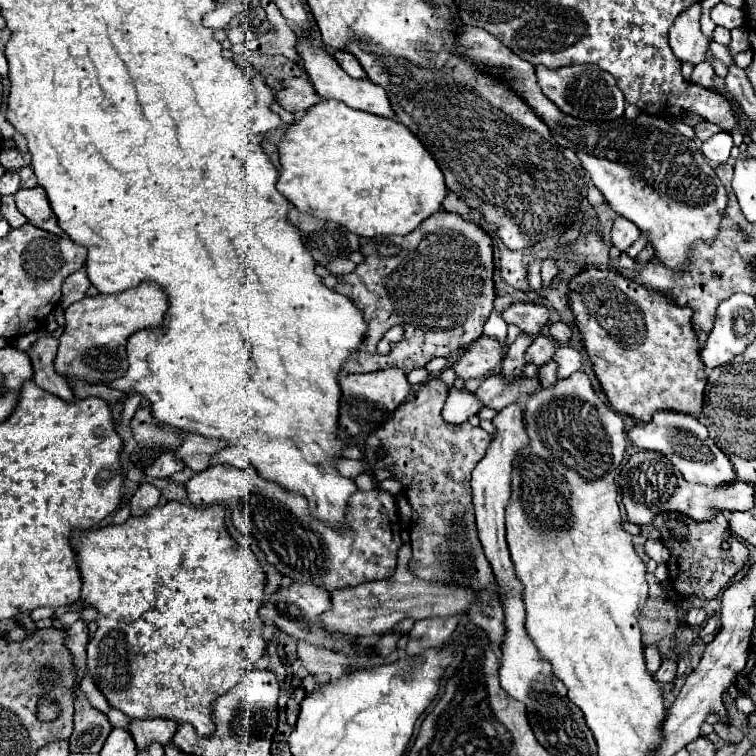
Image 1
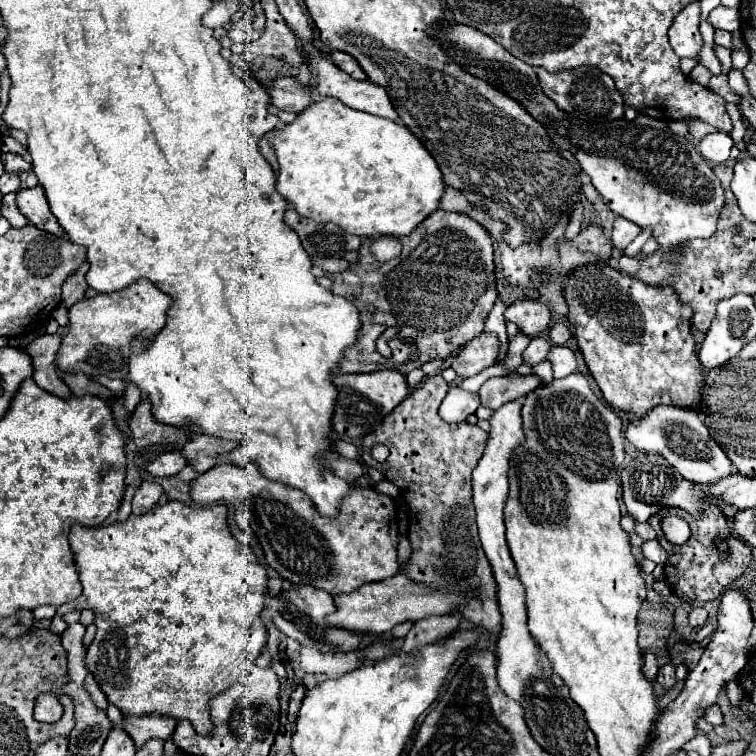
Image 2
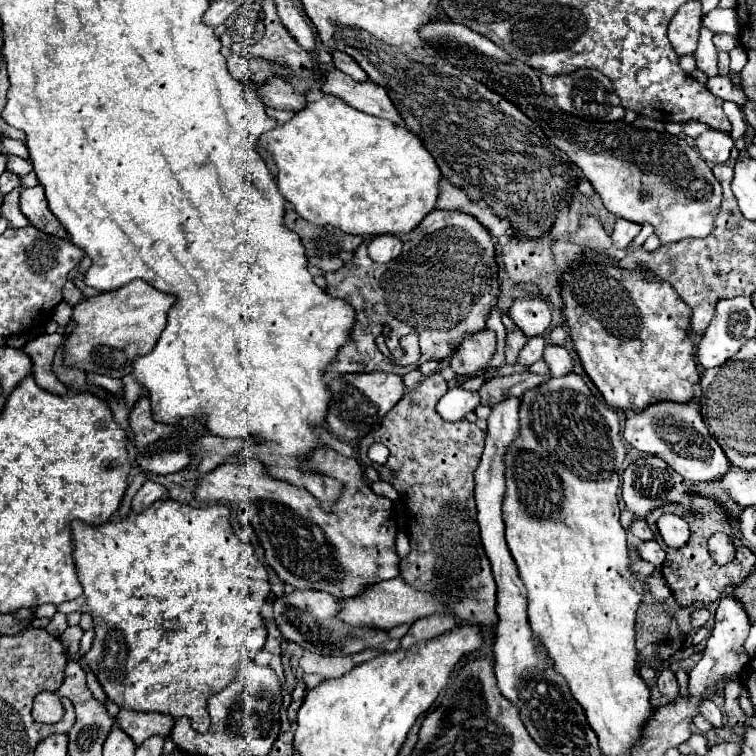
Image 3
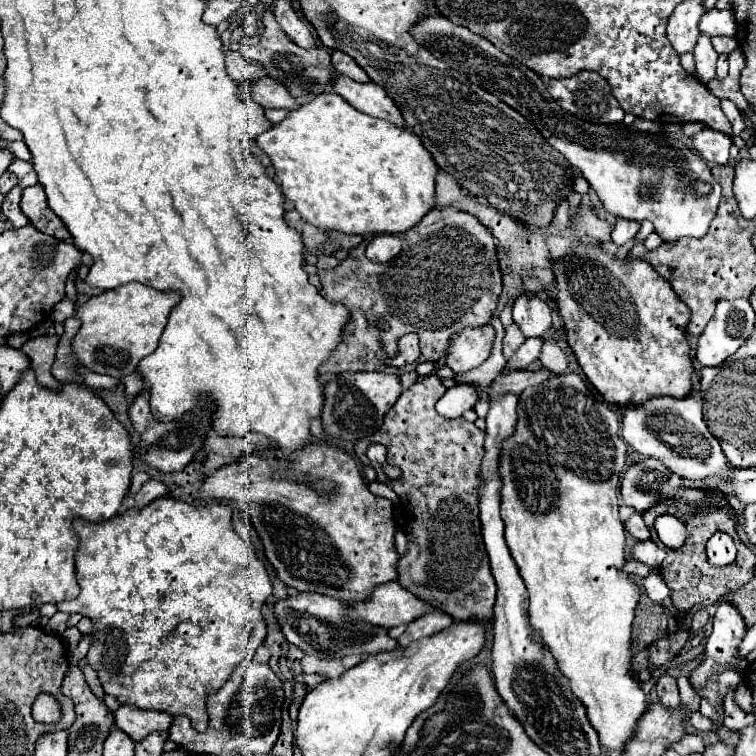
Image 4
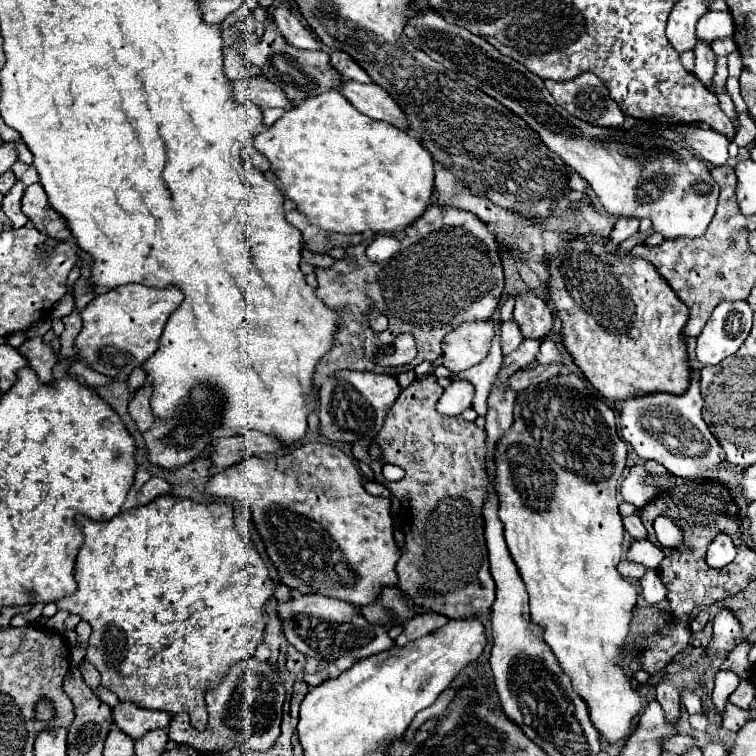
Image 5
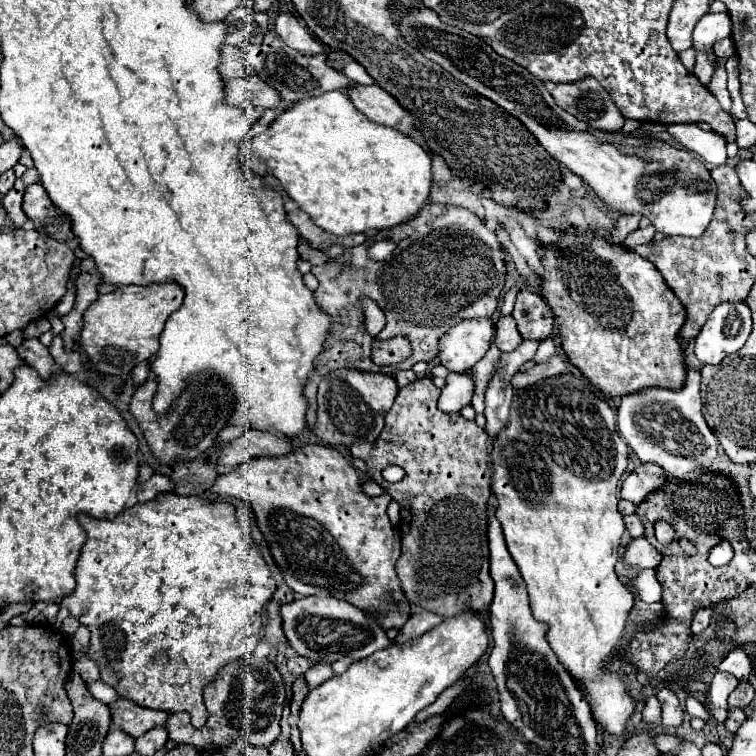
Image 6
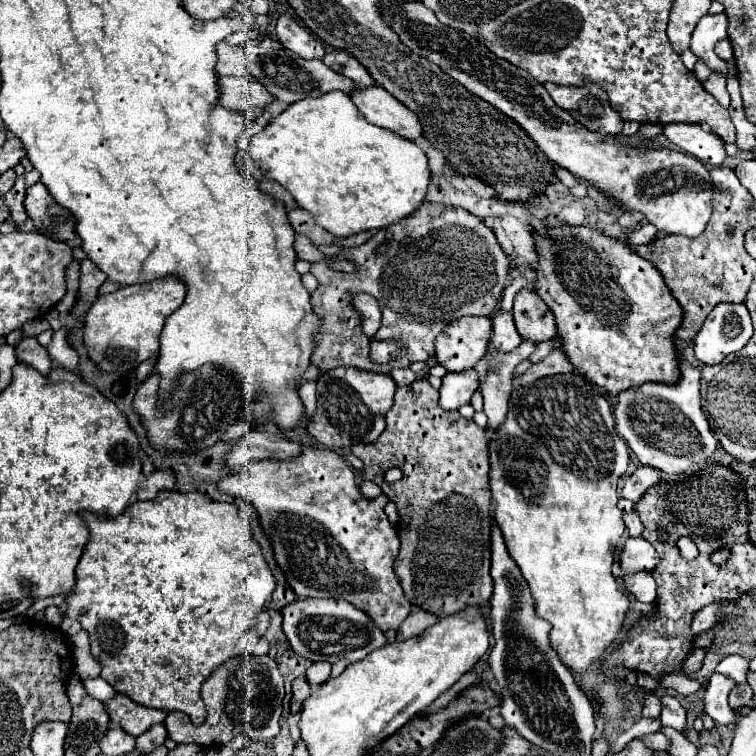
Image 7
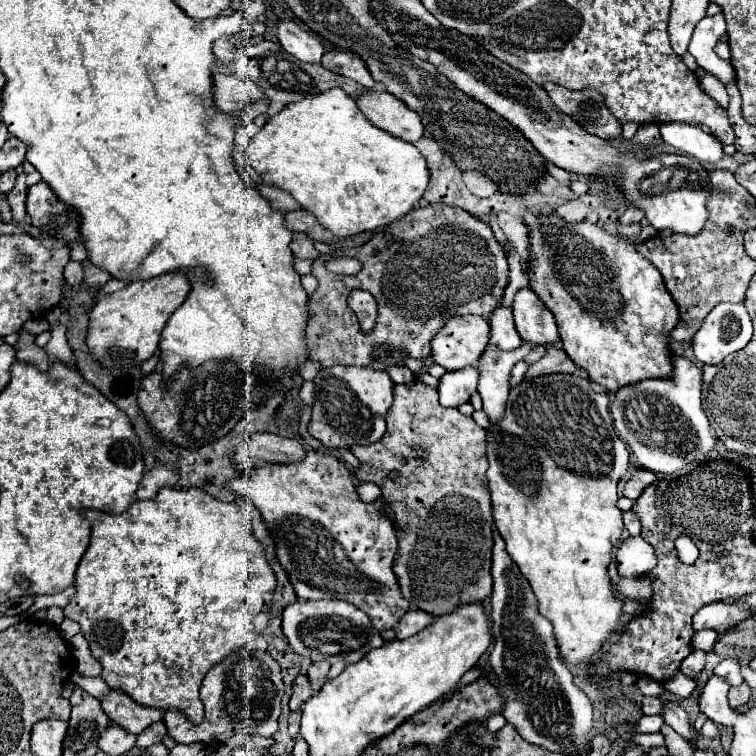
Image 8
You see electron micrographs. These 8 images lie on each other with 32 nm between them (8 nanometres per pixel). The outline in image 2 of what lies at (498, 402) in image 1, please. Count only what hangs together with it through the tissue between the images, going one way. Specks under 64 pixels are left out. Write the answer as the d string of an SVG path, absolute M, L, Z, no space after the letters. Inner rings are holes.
M510 374L502 378L490 378L482 384L478 396L482 400L482 406L488 406L492 410L500 408L500 404L506 404L508 400L522 398L530 390L538 388L542 380L534 374L522 376L522 374Z

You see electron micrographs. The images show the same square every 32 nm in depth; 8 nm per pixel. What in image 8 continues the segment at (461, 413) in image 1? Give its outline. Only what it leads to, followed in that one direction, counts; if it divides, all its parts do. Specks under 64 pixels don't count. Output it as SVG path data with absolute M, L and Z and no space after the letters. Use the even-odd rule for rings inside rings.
M474 366L446 372L438 380L440 404L450 406L450 408L458 408L460 404L468 402L470 396L476 392L476 382L478 382L478 376L476 376Z

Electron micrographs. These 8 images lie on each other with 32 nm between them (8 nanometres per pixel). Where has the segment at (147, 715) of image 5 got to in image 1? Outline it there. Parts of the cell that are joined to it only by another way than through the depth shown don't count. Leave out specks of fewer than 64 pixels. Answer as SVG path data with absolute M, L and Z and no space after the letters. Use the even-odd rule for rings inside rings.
M132 718L128 732L132 734L138 750L146 748L150 742L160 742L166 744L172 740L178 724L174 720L164 720L164 718Z

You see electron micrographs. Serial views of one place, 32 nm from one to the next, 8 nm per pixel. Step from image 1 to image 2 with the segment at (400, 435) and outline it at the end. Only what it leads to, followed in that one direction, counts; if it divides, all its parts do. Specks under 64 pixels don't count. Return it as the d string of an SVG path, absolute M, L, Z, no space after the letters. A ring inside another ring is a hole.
M440 374L416 386L384 418L382 426L362 440L362 460L384 472L384 478L400 488L402 500L408 506L408 516L414 520L408 530L412 554L404 564L404 574L430 590L466 594L468 600L456 612L472 624L486 628L492 634L492 642L496 642L502 616L498 612L492 568L480 546L472 504L472 470L488 438L478 426L468 422L448 424L440 418L438 406L446 392L448 384ZM378 442L390 450L384 464L374 462L368 454L372 444Z

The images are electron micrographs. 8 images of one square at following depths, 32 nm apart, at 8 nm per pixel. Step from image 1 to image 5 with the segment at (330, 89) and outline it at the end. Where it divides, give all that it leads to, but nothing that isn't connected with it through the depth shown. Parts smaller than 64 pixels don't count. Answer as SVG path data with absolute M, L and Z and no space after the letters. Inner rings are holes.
M348 80L348 84L344 84L340 92L368 118L388 122L404 132L410 128L408 118L396 104L396 100L392 100L392 96L388 96L388 92L384 92L384 88L380 88L378 84L358 84Z

